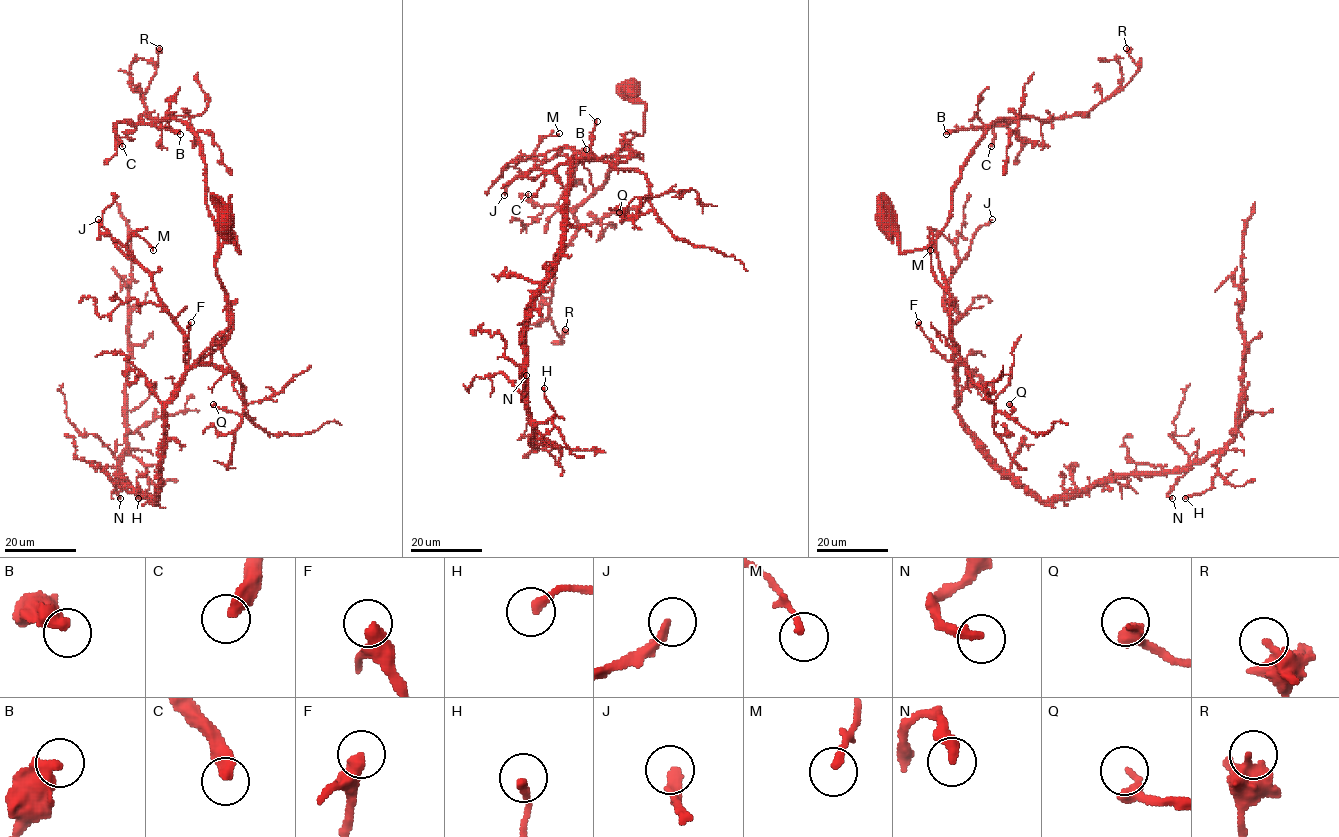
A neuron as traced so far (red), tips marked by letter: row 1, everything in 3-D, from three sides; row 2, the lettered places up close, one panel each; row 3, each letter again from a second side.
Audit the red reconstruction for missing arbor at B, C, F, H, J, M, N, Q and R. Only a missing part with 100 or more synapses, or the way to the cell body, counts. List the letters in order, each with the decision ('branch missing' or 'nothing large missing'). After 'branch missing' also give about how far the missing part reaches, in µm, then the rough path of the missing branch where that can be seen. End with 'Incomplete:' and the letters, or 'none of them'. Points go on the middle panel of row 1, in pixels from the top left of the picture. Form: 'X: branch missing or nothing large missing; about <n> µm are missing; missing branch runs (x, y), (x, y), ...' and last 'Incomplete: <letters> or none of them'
B: nothing large missing
C: branch missing; about 30 µm are missing; missing branch runs (528, 194), (557, 161), (553, 144), (542, 138), (536, 140)
F: nothing large missing
H: nothing large missing
J: nothing large missing
M: nothing large missing
N: nothing large missing
Q: nothing large missing
R: nothing large missing
Incomplete: C

